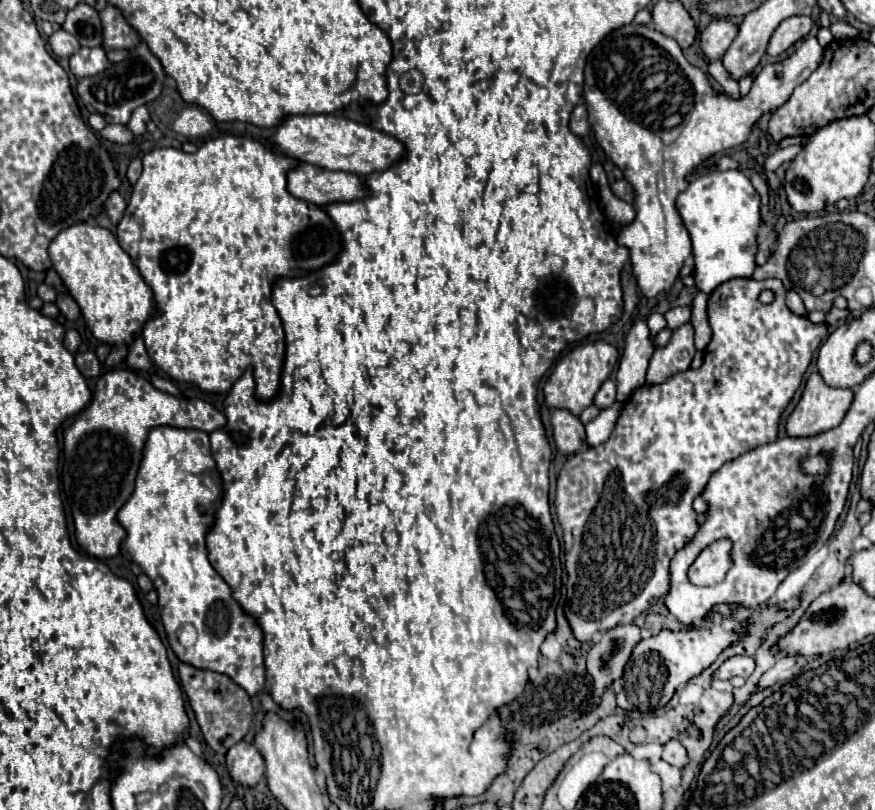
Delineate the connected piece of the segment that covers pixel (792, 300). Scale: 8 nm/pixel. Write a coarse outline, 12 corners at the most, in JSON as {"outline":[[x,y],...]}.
{"outline":[[798,293],[786,295],[786,305],[794,315],[806,317],[808,311]]}

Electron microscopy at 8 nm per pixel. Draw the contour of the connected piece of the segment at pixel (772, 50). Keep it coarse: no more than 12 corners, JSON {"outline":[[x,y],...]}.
{"outline":[[806,15],[784,19],[768,43],[770,55],[784,53],[806,37],[814,21]]}

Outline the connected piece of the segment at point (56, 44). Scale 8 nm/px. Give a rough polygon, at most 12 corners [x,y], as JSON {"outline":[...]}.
{"outline":[[58,29],[48,43],[58,57],[80,49],[76,37]]}

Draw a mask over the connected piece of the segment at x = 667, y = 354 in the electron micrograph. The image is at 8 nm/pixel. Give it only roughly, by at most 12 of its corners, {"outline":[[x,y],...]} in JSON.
{"outline":[[694,327],[672,331],[656,347],[648,365],[648,383],[662,383],[686,371],[696,355]]}

